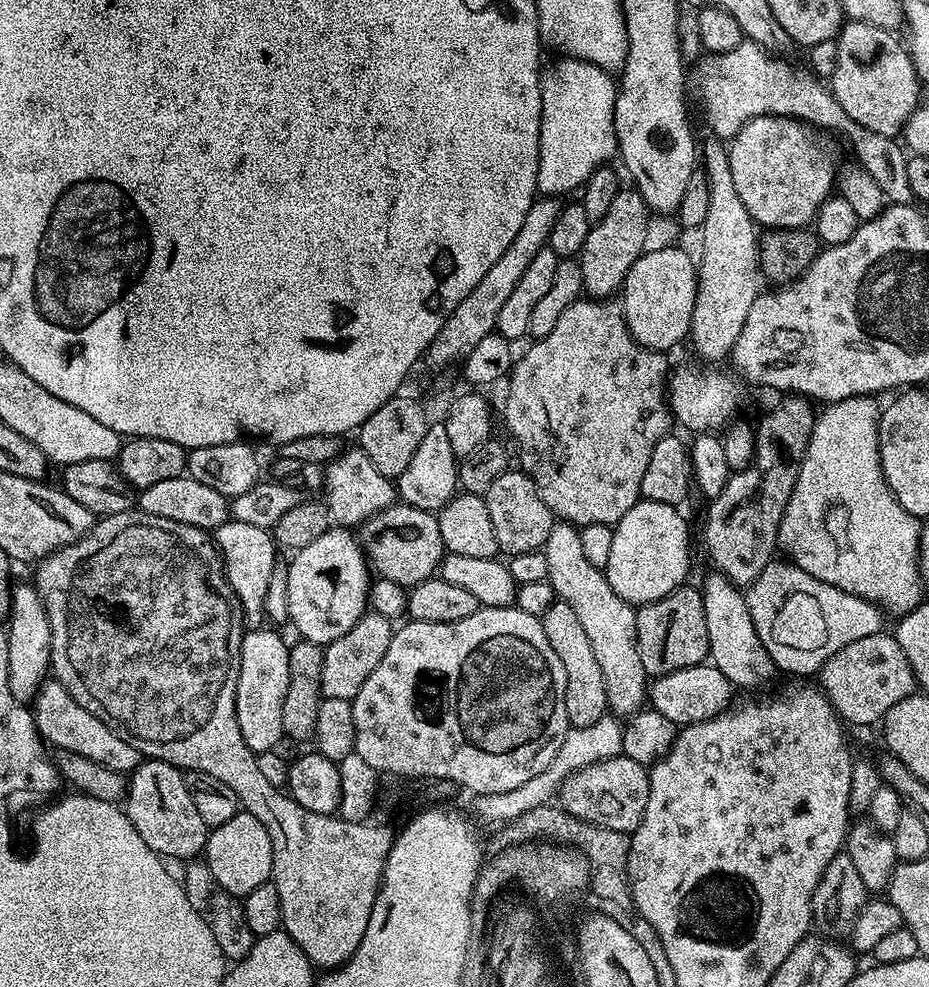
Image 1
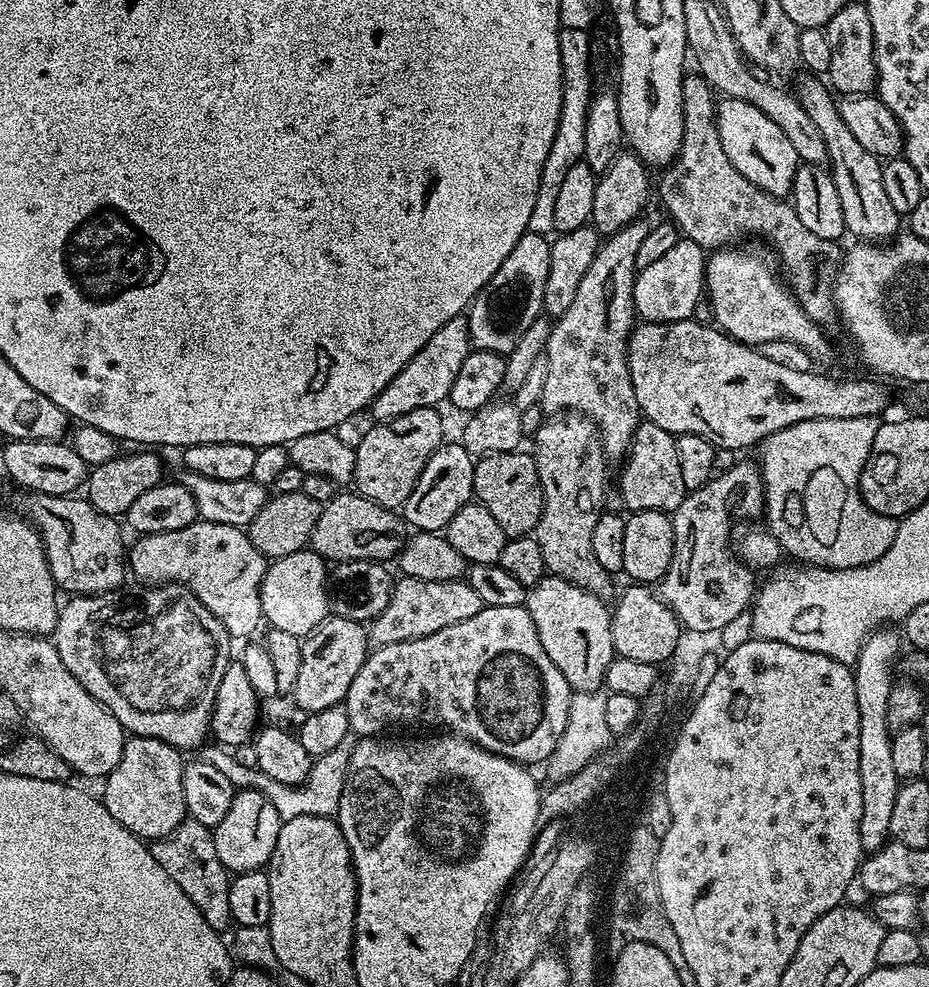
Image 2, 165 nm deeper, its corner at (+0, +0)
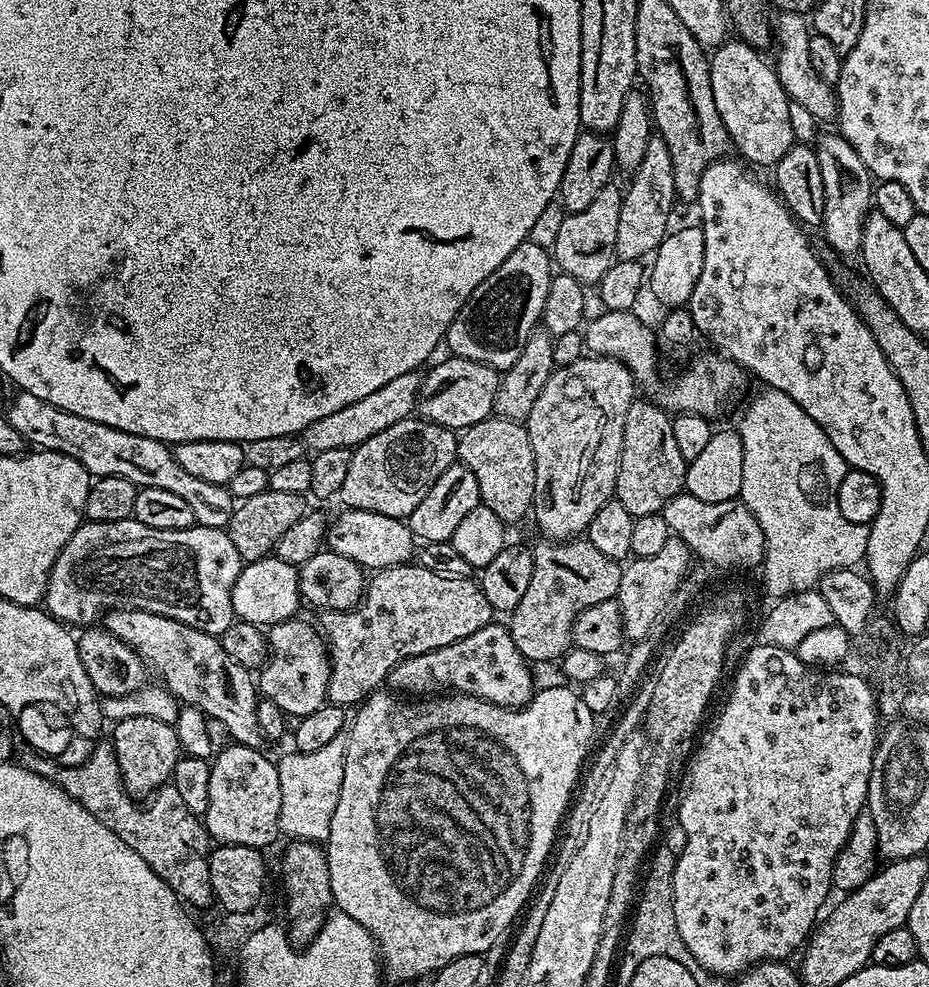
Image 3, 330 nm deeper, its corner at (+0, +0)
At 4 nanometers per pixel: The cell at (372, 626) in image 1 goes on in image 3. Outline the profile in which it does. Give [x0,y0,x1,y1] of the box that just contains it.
[258,618,332,717]

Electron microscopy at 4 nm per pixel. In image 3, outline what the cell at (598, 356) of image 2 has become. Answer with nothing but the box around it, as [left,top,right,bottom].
[616,134,678,260]

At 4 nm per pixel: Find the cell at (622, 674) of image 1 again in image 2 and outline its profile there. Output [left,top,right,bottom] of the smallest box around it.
[534,414,613,598]

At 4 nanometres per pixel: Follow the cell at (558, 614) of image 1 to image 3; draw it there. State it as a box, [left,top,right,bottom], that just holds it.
[507,538,621,661]

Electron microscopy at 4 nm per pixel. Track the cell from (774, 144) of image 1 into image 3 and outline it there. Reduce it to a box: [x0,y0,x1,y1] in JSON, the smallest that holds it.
[708,38,794,166]

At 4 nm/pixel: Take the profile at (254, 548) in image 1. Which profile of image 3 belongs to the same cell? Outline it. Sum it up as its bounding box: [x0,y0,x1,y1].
[42,518,242,638]

